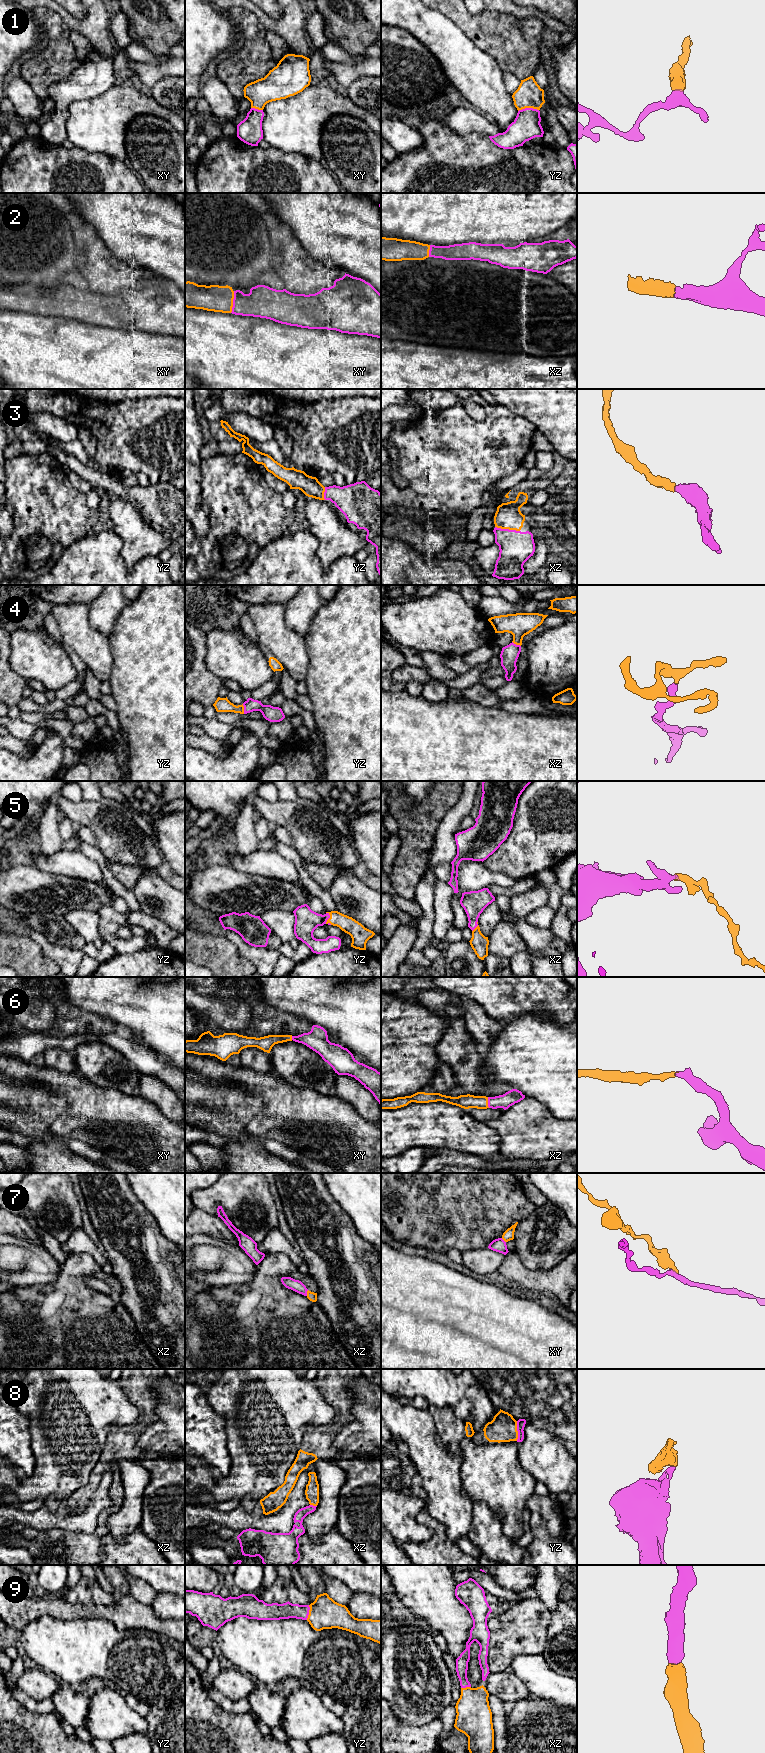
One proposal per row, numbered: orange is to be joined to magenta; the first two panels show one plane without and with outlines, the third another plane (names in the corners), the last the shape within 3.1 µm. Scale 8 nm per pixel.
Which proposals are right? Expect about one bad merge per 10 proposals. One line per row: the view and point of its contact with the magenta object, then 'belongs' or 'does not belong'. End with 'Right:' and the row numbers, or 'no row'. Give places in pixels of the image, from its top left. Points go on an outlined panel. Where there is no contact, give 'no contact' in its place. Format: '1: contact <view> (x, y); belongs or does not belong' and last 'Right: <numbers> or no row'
1: contact yz (528, 108); belongs
2: contact xy (233, 302); belongs
3: contact xz (507, 529); belongs
4: contact yz (244, 709); belongs
5: contact yz (328, 918); belongs
6: contact xz (488, 1102); belongs
7: contact xz (306, 1293); does not belong
8: contact yz (517, 1430); belongs
9: contact yz (308, 1612); belongs
Right: 1, 2, 3, 4, 5, 6, 8, 9

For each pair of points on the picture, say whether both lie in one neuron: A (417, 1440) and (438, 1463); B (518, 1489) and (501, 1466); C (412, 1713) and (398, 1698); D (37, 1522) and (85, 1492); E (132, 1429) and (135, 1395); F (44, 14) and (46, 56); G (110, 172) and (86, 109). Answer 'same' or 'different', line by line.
A: same
B: same
C: same
D: different
E: same
F: same
G: different

